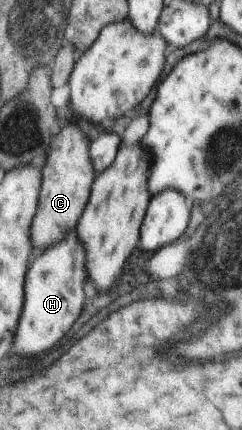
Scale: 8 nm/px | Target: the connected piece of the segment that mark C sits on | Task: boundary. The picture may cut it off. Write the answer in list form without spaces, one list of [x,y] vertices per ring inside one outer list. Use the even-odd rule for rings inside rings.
[[[65,125],[55,133],[51,148],[41,160],[42,184],[39,193],[38,212],[35,213],[31,225],[31,242],[35,248],[43,252],[45,248],[61,242],[69,230],[75,229],[75,224],[82,216],[81,210],[85,208],[89,186],[93,180],[94,164],[87,156],[87,140],[79,132],[77,126]]]

